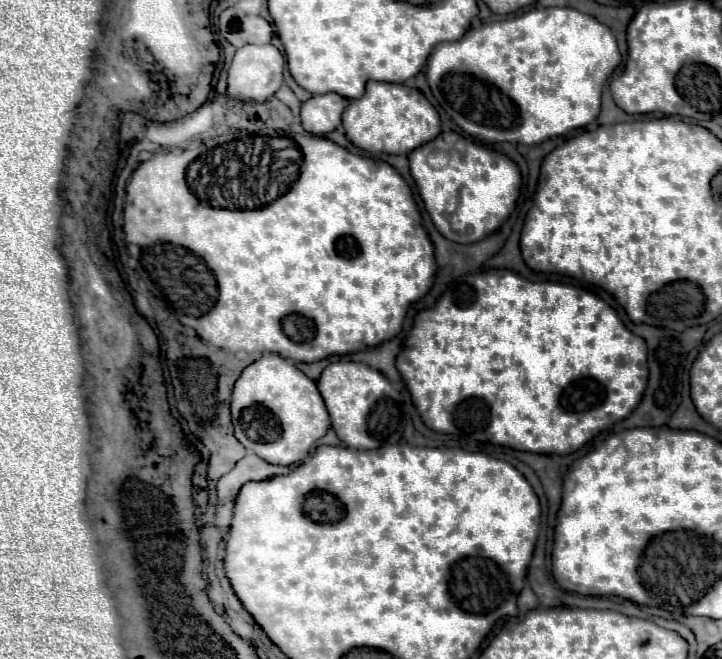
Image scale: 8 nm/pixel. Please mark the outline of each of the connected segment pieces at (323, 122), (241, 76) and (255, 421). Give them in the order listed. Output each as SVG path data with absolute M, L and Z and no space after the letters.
M326 93L316 95L302 103L302 127L308 133L324 135L328 131L334 131L342 123L342 113L348 105L348 99L338 93Z
M270 43L240 47L236 51L236 55L232 59L232 65L230 65L230 71L228 71L228 95L240 97L240 99L248 99L248 101L256 101L256 103L266 101L284 83L282 67L284 67L284 57Z
M278 353L262 355L242 371L232 393L232 423L236 439L274 465L298 463L308 455L310 445L330 429L330 417L316 383Z

